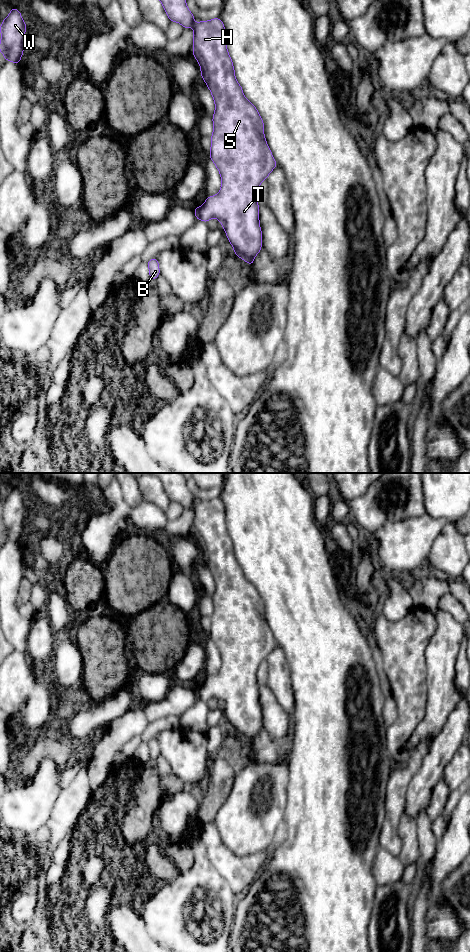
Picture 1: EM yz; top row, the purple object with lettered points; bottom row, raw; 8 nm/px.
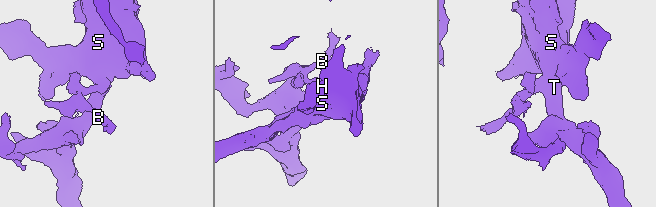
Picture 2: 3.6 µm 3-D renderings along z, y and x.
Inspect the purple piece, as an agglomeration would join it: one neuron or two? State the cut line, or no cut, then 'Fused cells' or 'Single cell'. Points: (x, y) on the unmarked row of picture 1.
Split along yz (197, 688), (199, 699). Fused cells

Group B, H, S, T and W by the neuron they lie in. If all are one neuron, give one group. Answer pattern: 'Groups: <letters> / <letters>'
Groups: B / H S T W

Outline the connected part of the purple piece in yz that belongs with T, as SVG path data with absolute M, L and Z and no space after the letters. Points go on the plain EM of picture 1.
M182 473L129 474L134 477L143 475L157 477L171 502L178 502L183 508L193 508L192 534L200 545L201 557L215 583L209 638L214 642L221 656L219 673L206 677L204 684L198 687L199 700L208 703L211 698L217 698L234 729L234 734L252 746L256 735L262 729L260 687L256 674L261 662L276 648L277 643L264 616L264 602L256 587L244 576L243 569L236 560L233 541L227 530L223 501L220 498L212 498L209 501L195 503L194 495L188 489Z

